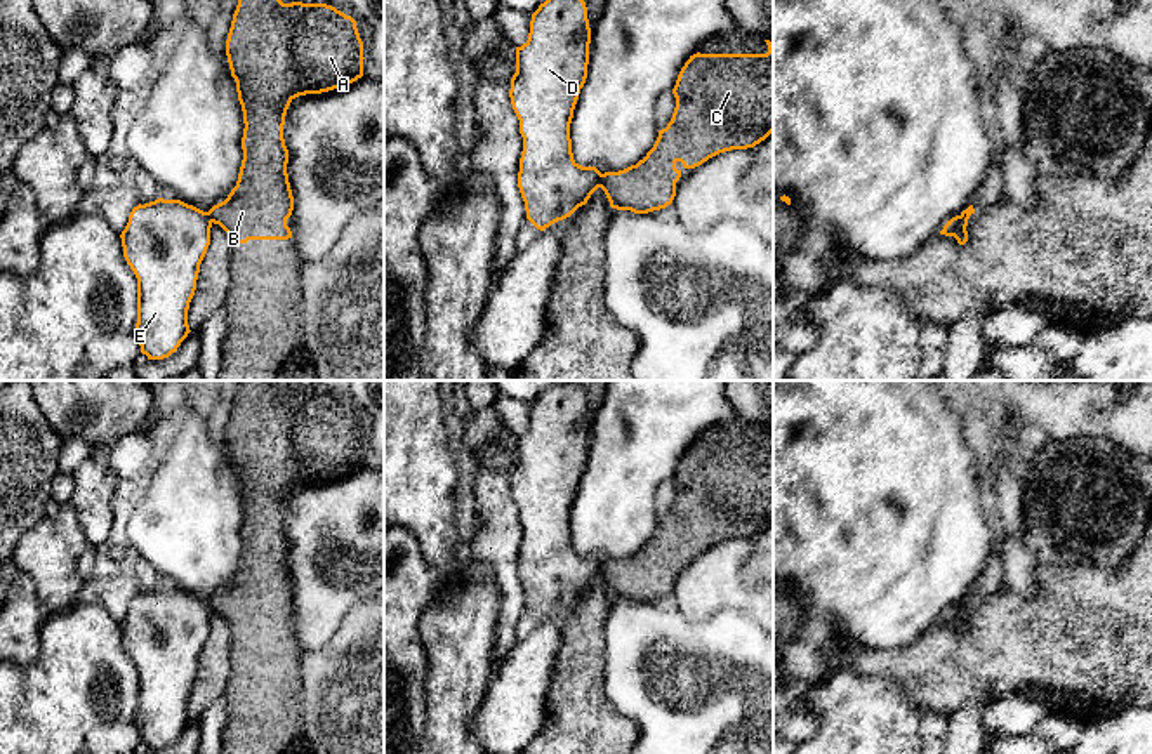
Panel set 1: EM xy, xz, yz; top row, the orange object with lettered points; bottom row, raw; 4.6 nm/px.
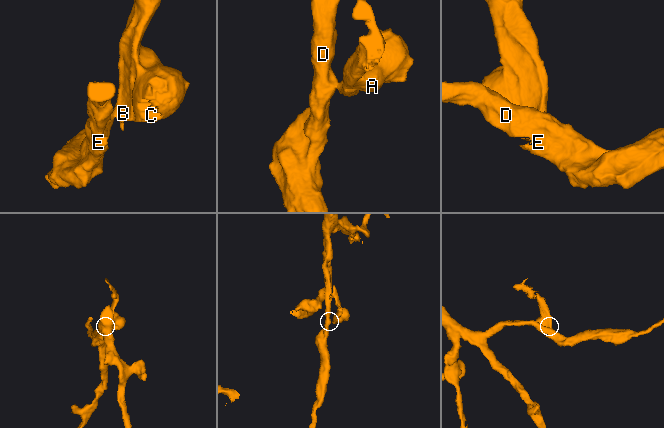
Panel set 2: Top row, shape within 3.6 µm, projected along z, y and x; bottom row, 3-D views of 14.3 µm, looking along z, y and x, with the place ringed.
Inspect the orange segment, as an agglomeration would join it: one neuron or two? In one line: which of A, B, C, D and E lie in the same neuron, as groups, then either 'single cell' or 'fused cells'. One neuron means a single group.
A B C / D E; fused cells

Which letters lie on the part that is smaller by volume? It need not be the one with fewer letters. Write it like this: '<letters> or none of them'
A, B, C

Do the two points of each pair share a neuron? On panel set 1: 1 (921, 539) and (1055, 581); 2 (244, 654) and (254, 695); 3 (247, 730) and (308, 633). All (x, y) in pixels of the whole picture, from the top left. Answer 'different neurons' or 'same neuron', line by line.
1: different neurons
2: same neuron
3: different neurons

